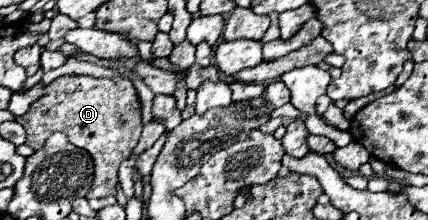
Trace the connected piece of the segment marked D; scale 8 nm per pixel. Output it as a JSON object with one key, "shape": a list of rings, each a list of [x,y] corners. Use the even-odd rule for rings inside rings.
{"shape":[[[64,75],[46,87],[46,95],[16,121],[26,129],[30,145],[38,151],[54,131],[64,131],[72,145],[86,149],[94,159],[94,181],[86,195],[108,197],[118,193],[118,167],[130,157],[142,131],[141,105],[130,79],[94,79],[84,75]]]}

